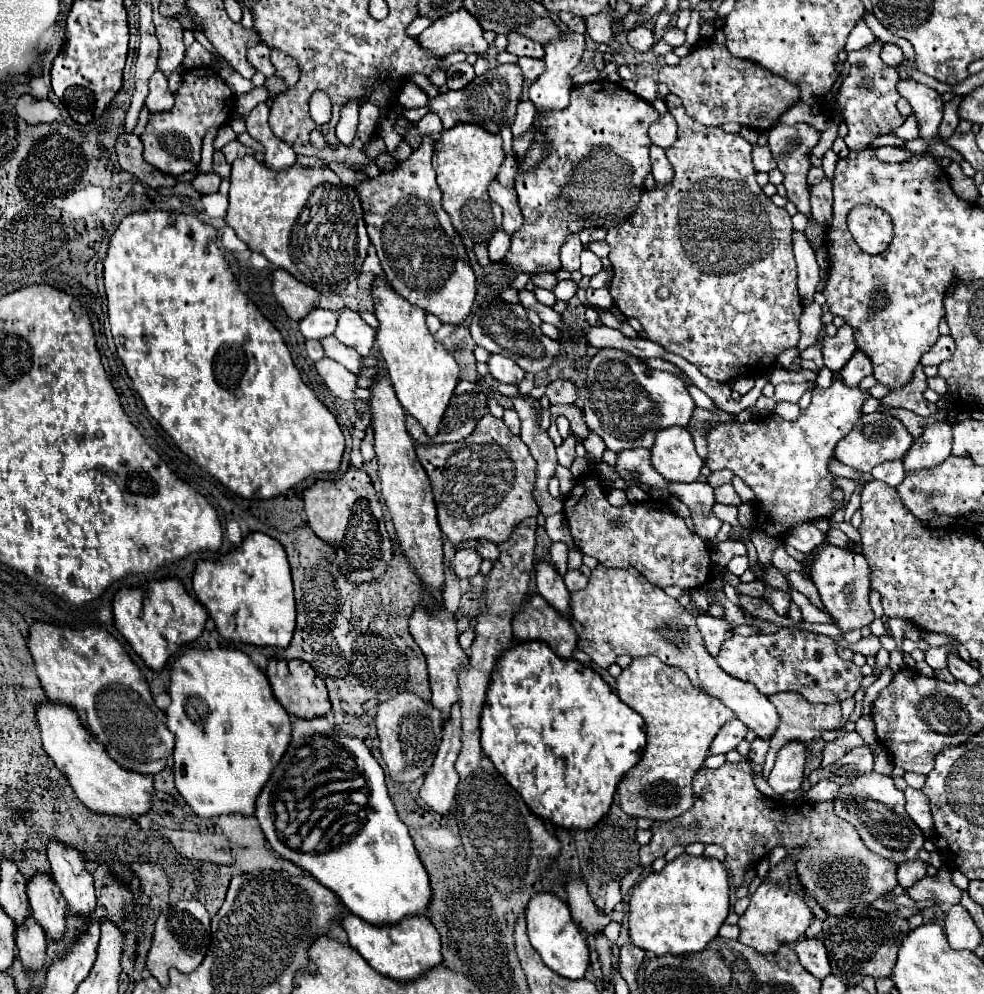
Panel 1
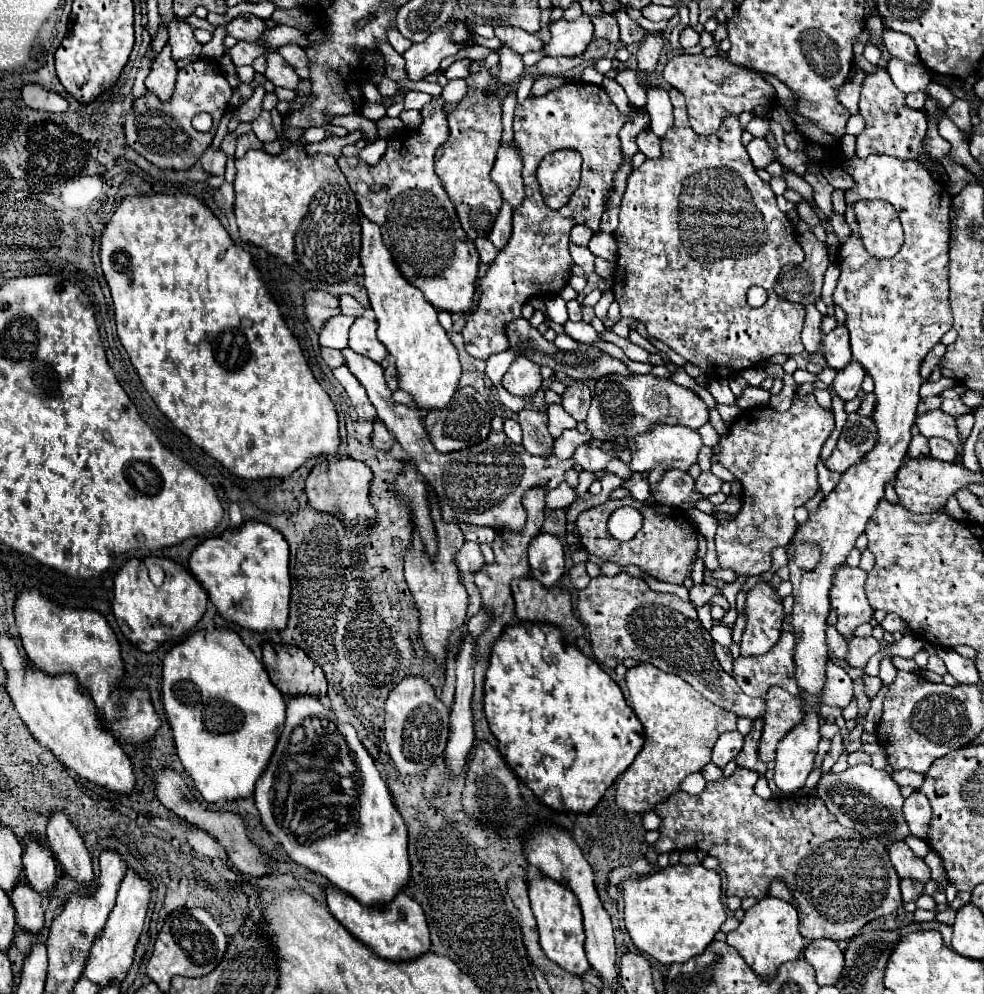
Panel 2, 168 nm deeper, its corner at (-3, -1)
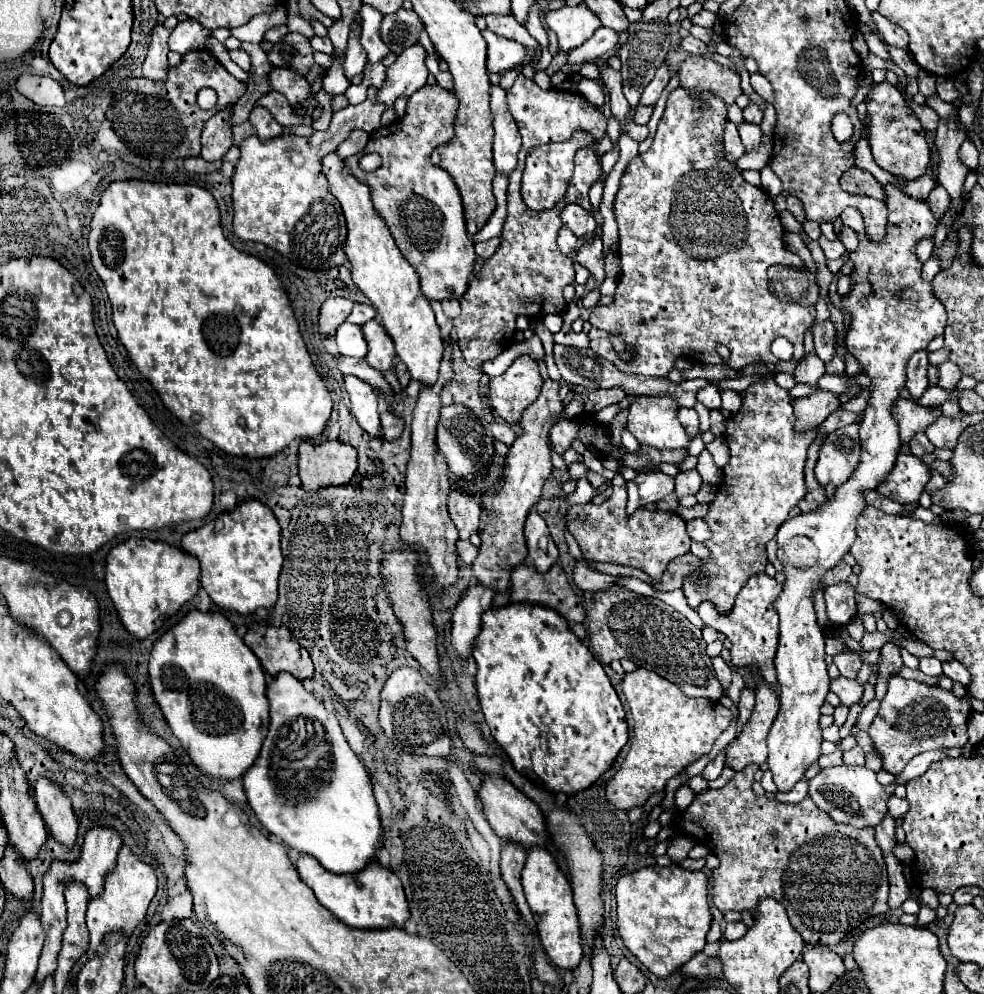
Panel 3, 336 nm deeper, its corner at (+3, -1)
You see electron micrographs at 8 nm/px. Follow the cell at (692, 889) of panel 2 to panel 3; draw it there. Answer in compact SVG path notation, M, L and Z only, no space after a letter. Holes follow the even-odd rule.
M676 863L668 867L652 865L636 869L618 879L616 901L618 901L618 933L626 949L656 977L668 977L704 949L712 913L708 905L708 877L702 871L688 871Z

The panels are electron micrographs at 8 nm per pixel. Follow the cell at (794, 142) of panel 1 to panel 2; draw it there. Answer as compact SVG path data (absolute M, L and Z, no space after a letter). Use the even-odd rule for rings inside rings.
M804 199L796 205L796 211L798 211L798 215L800 215L800 219L802 219L804 223L808 223L808 225L818 225L818 223L820 223L820 221L818 221L818 215L812 211L810 203L804 201Z

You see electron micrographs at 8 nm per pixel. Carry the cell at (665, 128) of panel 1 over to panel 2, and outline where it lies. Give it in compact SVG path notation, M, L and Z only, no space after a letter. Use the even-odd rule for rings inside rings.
M650 87L646 109L650 113L650 129L654 131L654 135L664 137L674 125L674 113L672 113L672 103L668 99L668 91Z

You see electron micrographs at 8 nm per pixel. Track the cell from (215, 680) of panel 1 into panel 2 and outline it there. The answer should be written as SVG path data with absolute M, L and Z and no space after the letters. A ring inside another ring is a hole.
M228 629L212 633L192 633L182 643L174 645L162 665L162 699L168 723L174 731L174 745L182 767L192 777L194 787L204 801L216 803L218 799L234 801L254 795L258 777L266 771L280 731L286 721L286 701L270 681L264 665L242 643L242 639Z

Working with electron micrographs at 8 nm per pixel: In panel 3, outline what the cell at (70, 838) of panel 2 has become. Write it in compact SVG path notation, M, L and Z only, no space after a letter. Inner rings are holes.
M38 777L38 781L34 783L34 799L38 803L38 811L48 827L48 831L62 845L72 847L76 841L78 819L72 811L70 799L62 791L62 787L48 777Z

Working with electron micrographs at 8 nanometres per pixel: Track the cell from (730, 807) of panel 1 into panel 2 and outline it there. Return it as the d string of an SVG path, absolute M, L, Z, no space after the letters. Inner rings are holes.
M736 767L730 777L708 783L702 795L678 791L670 801L654 807L662 819L660 839L652 845L656 853L696 847L718 857L728 877L728 897L764 897L772 879L786 881L798 903L800 933L810 941L850 939L868 921L902 905L900 879L882 843L858 837L854 829L838 825L820 797L764 801L754 793L756 781L756 771Z

